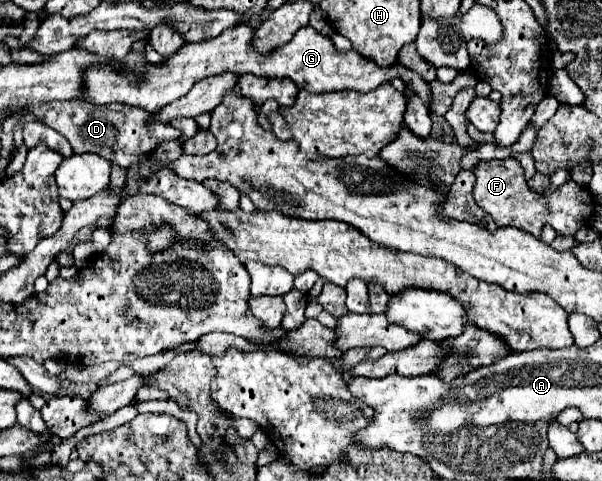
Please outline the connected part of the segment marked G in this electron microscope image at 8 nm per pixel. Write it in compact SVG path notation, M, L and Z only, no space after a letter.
M238 24L228 30L224 30L216 38L206 38L200 42L184 44L170 60L162 66L148 64L140 52L144 48L144 42L136 44L132 52L122 60L122 64L130 64L130 68L146 68L146 80L142 84L130 84L126 76L118 76L118 72L110 72L110 68L92 68L86 72L86 86L90 86L90 96L82 96L94 104L112 104L112 102L122 102L128 106L142 108L150 114L158 112L158 108L170 104L172 100L182 98L198 80L204 80L208 76L218 76L232 72L236 76L242 74L254 74L254 76L270 76L270 78L290 78L298 88L304 88L306 92L332 92L332 90L360 90L360 92L370 92L372 88L378 88L380 84L392 80L392 78L402 78L408 82L414 92L422 98L422 102L428 106L430 104L430 90L428 84L412 70L404 66L390 66L390 68L380 68L372 60L364 60L358 52L340 52L334 48L332 40L318 34L312 26L300 28L290 42L272 48L268 54L262 54L254 46L256 42L256 28L248 24Z

